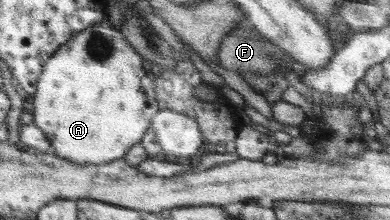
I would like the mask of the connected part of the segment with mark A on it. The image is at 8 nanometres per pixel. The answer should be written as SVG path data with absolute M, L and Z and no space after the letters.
M109 21L90 27L90 29L83 31L82 34L76 35L71 42L60 47L56 55L47 63L40 78L39 90L34 99L35 114L33 115L34 123L46 133L48 140L52 143L53 147L51 148L51 152L54 155L58 155L62 157L62 159L67 159L68 162L76 164L106 164L126 158L136 145L143 144L143 140L152 129L152 122L154 122L155 116L160 114L162 110L159 107L158 87L155 85L155 82L152 81L149 72L146 71L146 67L144 67L144 58L145 57L131 44L127 36L124 35L122 29L117 30Z

